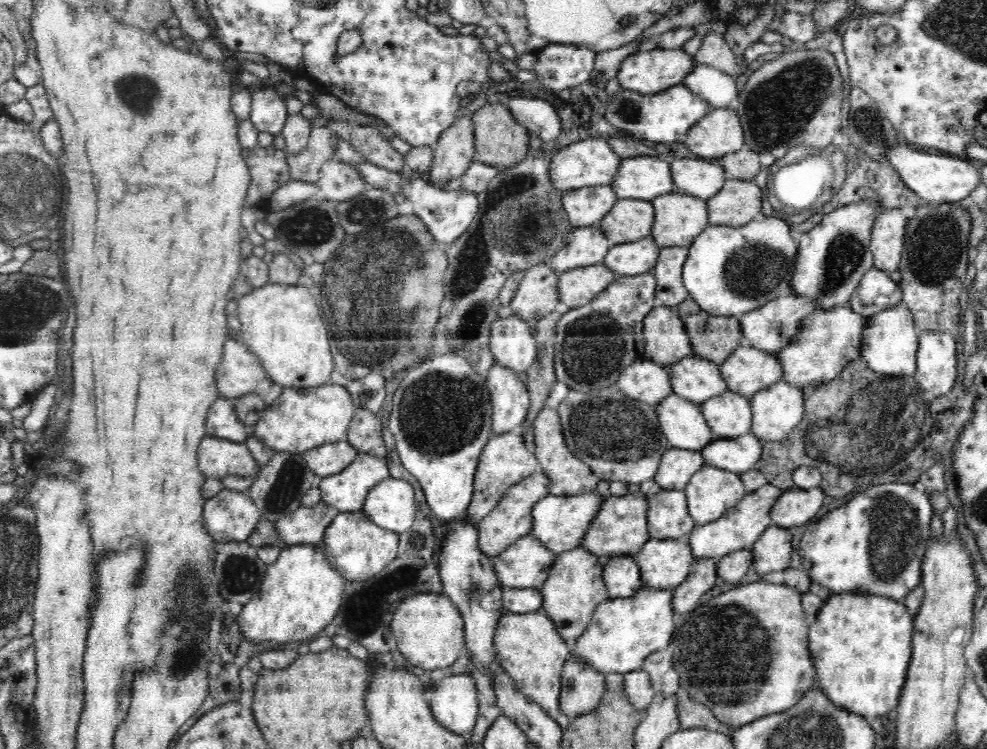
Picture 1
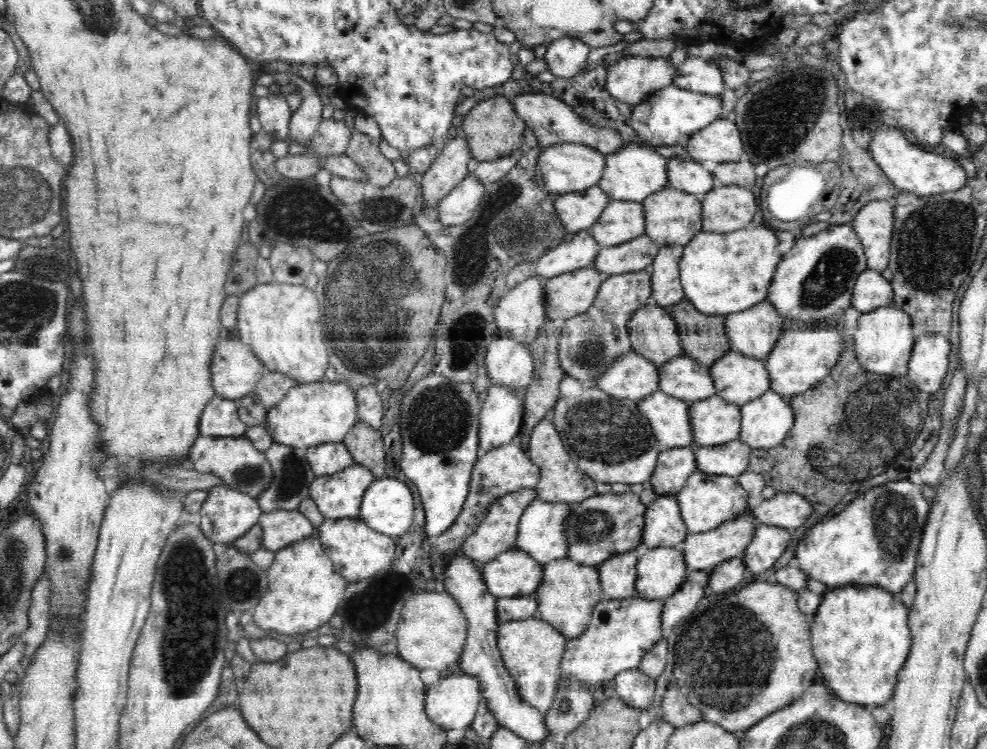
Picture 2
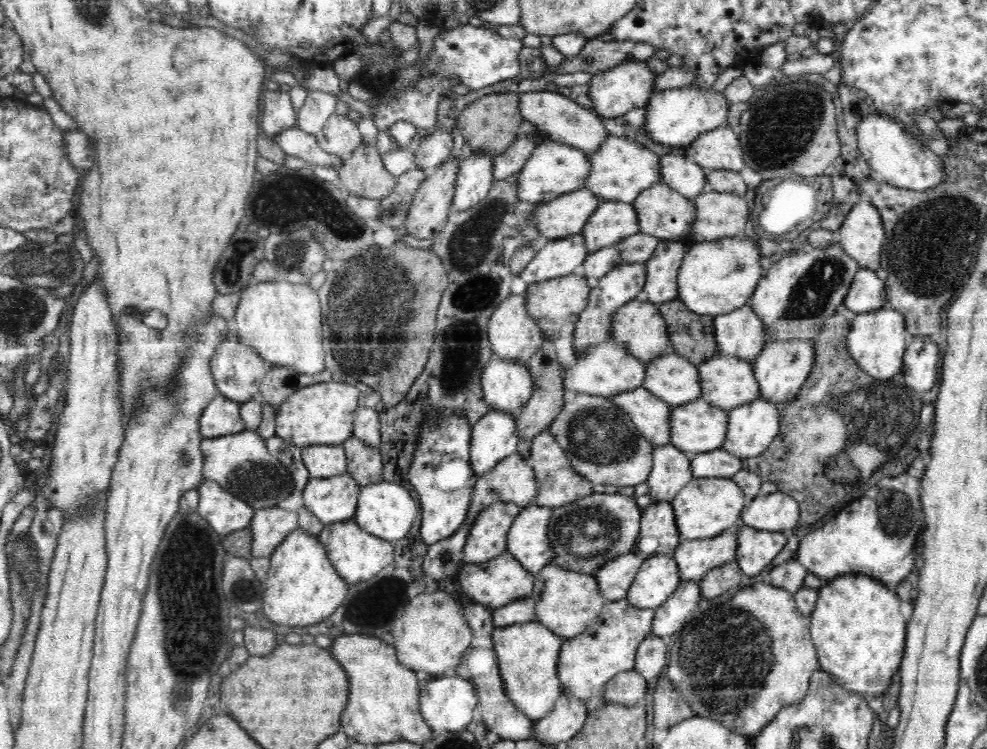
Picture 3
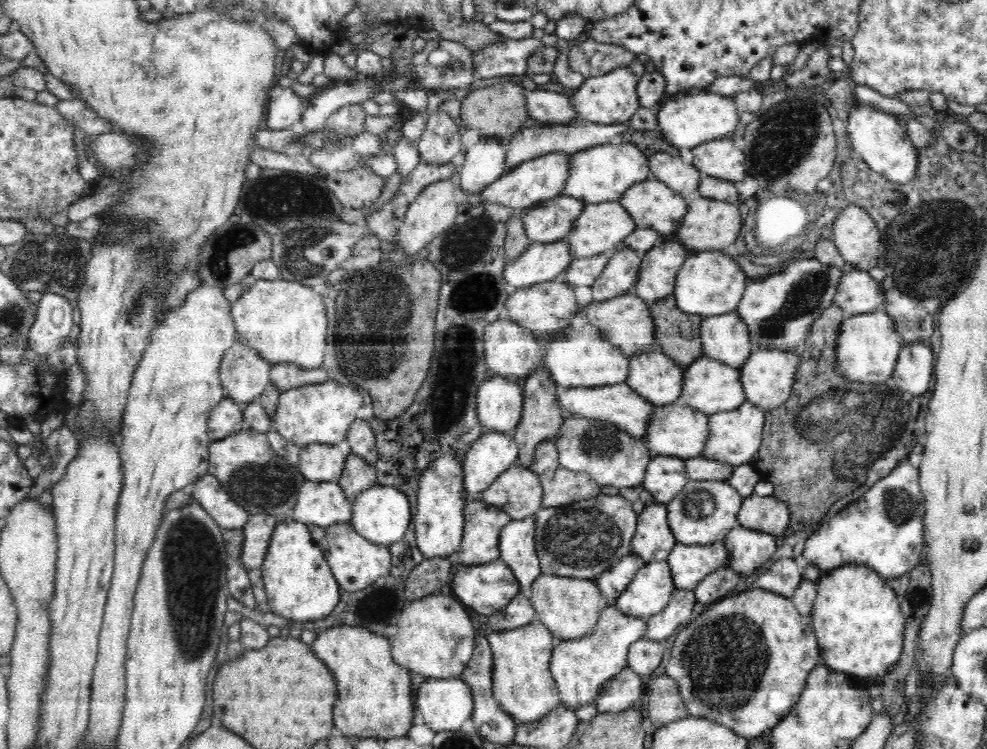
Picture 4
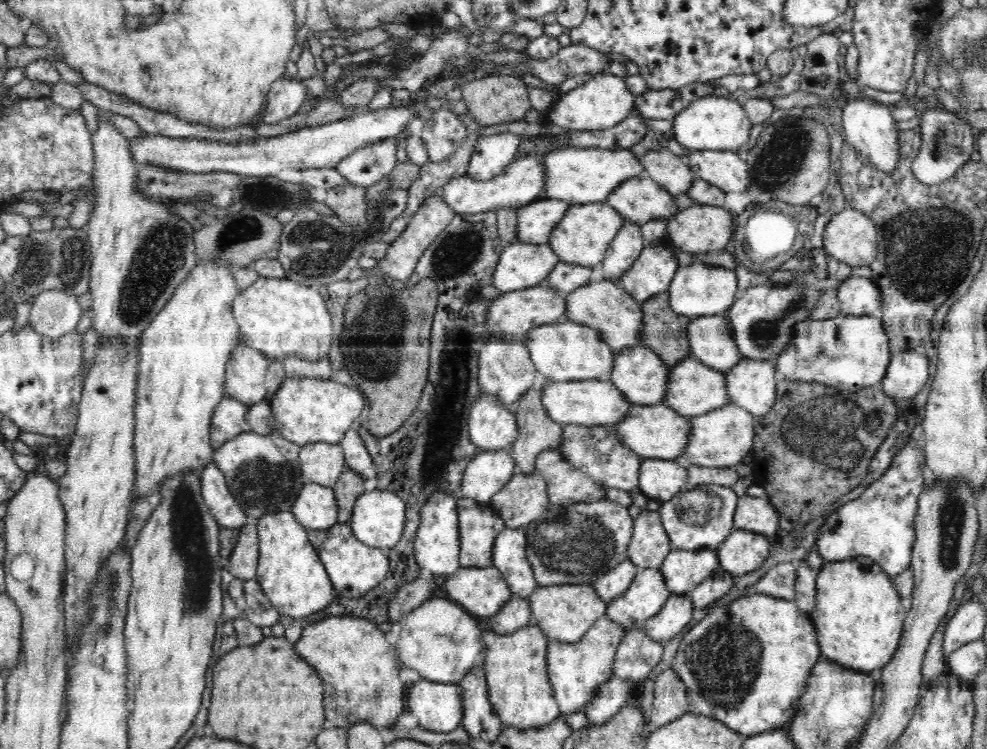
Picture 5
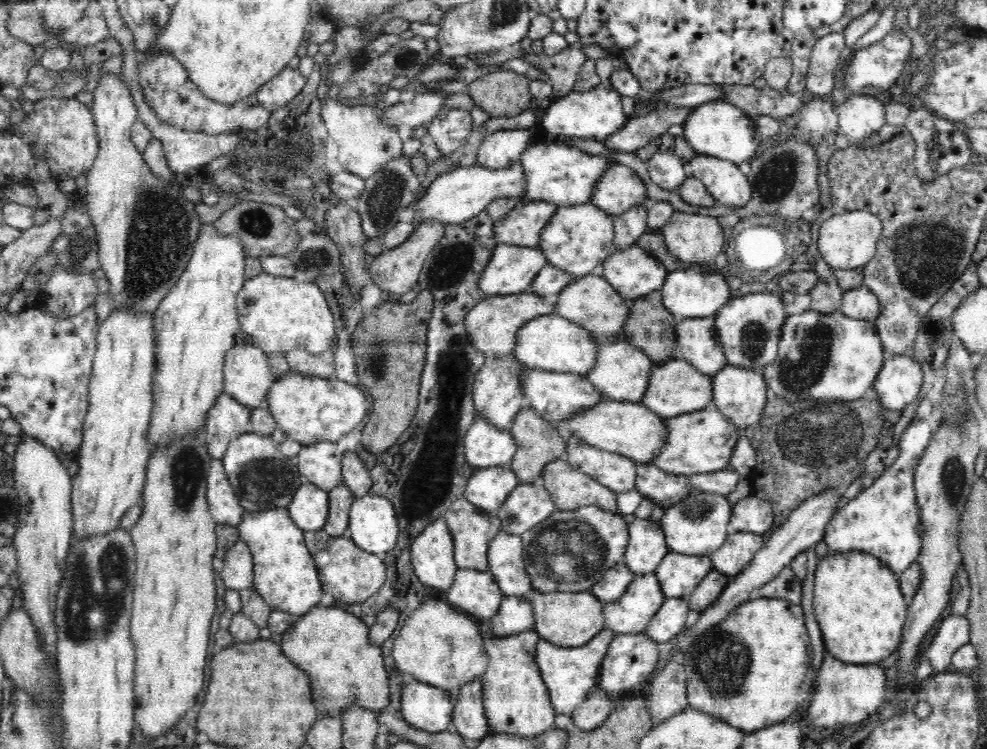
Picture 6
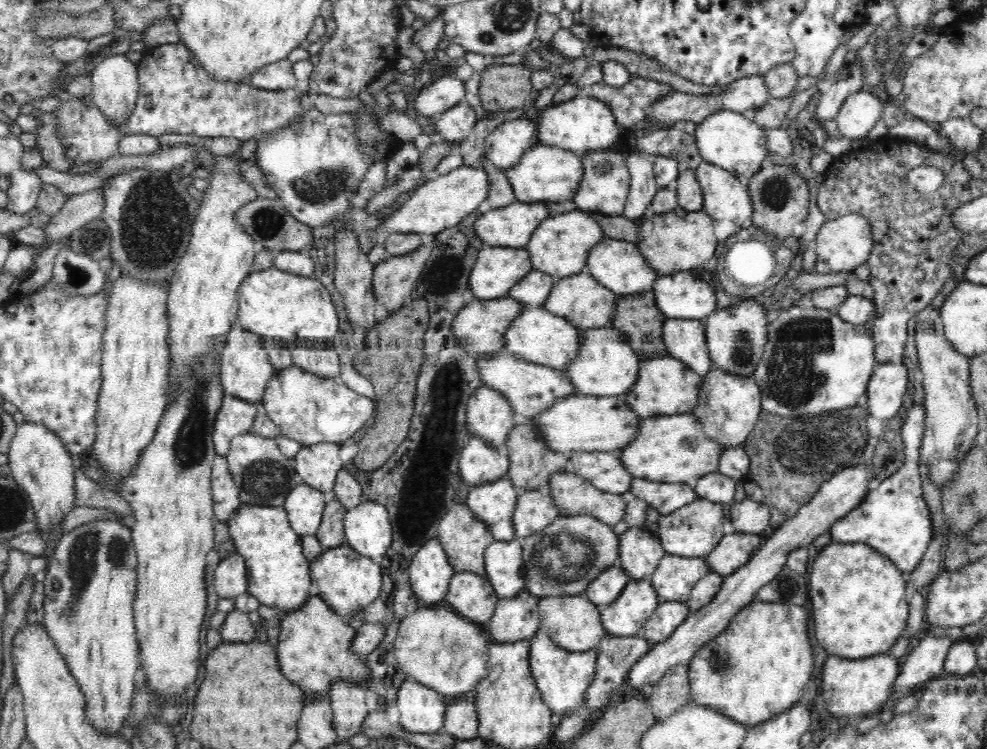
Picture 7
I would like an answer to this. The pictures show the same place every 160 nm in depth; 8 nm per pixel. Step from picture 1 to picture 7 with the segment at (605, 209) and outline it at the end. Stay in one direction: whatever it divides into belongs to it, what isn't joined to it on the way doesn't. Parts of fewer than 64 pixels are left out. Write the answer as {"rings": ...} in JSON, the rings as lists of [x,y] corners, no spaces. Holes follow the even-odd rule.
{"rings":[[[515,200],[512,204],[481,213],[473,229],[484,245],[524,247],[536,227],[550,216],[545,203]]]}

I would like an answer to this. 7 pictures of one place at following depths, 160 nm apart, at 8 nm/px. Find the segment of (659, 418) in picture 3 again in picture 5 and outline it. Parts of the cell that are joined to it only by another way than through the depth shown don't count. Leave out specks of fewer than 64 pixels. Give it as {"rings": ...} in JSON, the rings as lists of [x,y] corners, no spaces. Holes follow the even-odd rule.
{"rings":[[[608,378],[584,381],[548,381],[542,386],[542,405],[556,423],[565,425],[608,425],[615,427],[627,415],[630,400]]]}

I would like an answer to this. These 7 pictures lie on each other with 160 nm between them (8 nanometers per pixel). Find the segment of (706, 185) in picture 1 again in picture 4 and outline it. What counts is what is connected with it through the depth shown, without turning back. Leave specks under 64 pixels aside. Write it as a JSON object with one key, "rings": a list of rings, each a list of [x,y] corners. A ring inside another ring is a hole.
{"rings":[[[649,154],[648,165],[656,179],[682,197],[692,194],[700,184],[702,173],[693,165],[685,164],[678,155]]]}

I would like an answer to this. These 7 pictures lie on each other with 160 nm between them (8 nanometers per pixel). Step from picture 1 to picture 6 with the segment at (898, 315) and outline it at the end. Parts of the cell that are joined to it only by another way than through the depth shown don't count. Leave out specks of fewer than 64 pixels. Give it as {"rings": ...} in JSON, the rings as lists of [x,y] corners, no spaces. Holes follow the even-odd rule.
{"rings":[[[806,310],[786,317],[781,328],[775,362],[761,370],[768,392],[788,402],[863,398],[873,389],[886,352],[875,320],[848,318],[841,311],[828,314]]]}

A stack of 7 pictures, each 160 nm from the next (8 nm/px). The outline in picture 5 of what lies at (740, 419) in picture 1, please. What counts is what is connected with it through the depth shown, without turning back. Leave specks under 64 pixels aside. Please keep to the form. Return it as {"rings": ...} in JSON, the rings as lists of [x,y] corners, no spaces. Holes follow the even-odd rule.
{"rings":[[[661,403],[654,405],[632,405],[627,415],[611,428],[626,448],[639,454],[644,460],[660,458],[672,460],[683,453],[684,447],[692,434],[692,422],[690,417],[678,414],[670,407]]]}

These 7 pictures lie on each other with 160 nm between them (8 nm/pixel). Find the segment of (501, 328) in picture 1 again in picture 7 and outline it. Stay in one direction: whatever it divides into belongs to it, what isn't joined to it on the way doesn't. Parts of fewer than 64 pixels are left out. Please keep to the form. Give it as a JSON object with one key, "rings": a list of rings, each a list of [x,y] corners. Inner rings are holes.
{"rings":[[[472,437],[462,449],[459,468],[461,479],[471,488],[506,477],[509,458],[503,448]]]}

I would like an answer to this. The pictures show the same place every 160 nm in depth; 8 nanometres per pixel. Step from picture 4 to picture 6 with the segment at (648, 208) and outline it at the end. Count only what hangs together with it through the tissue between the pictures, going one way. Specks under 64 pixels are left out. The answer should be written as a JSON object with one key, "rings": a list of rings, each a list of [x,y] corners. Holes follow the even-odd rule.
{"rings":[[[616,163],[601,174],[589,203],[615,217],[635,204],[645,205],[647,200],[646,189],[640,176],[628,166]]]}

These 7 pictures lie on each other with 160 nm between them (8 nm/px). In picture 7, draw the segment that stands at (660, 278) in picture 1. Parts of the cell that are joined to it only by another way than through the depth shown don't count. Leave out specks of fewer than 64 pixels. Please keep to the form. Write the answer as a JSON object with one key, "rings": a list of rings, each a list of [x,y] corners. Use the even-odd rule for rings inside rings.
{"rings":[[[604,236],[588,253],[587,265],[584,272],[592,275],[600,284],[613,290],[618,296],[631,295],[650,291],[659,277],[655,270],[648,266],[645,258],[640,254],[639,247],[631,242],[614,240]]]}

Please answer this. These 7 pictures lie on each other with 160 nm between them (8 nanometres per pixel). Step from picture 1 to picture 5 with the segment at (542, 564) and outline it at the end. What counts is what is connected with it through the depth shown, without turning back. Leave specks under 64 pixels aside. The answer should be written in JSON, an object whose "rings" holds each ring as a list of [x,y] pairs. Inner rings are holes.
{"rings":[[[493,565],[460,567],[446,582],[448,600],[456,602],[469,614],[496,614],[512,596],[503,574]]]}

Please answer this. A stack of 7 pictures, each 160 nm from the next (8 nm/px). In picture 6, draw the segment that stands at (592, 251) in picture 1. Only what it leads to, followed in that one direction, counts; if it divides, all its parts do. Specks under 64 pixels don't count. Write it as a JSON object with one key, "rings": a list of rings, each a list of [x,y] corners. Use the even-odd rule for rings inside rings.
{"rings":[[[496,245],[479,278],[479,289],[486,296],[527,291],[547,260],[538,247]]]}

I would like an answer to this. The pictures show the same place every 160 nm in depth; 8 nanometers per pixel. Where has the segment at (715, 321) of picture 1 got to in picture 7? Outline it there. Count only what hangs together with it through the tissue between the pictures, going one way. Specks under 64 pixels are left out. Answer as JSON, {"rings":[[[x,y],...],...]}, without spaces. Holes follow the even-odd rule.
{"rings":[[[644,291],[631,295],[618,296],[610,326],[622,332],[628,344],[635,350],[640,361],[667,356],[663,343],[663,324],[667,316],[657,309],[654,293]]]}

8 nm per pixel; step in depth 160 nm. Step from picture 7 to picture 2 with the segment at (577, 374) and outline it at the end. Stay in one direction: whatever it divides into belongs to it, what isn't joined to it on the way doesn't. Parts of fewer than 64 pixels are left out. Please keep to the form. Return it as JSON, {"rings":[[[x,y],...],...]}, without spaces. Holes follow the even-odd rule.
{"rings":[[[684,354],[659,366],[658,389],[686,402],[703,401],[716,394],[708,366]]]}

